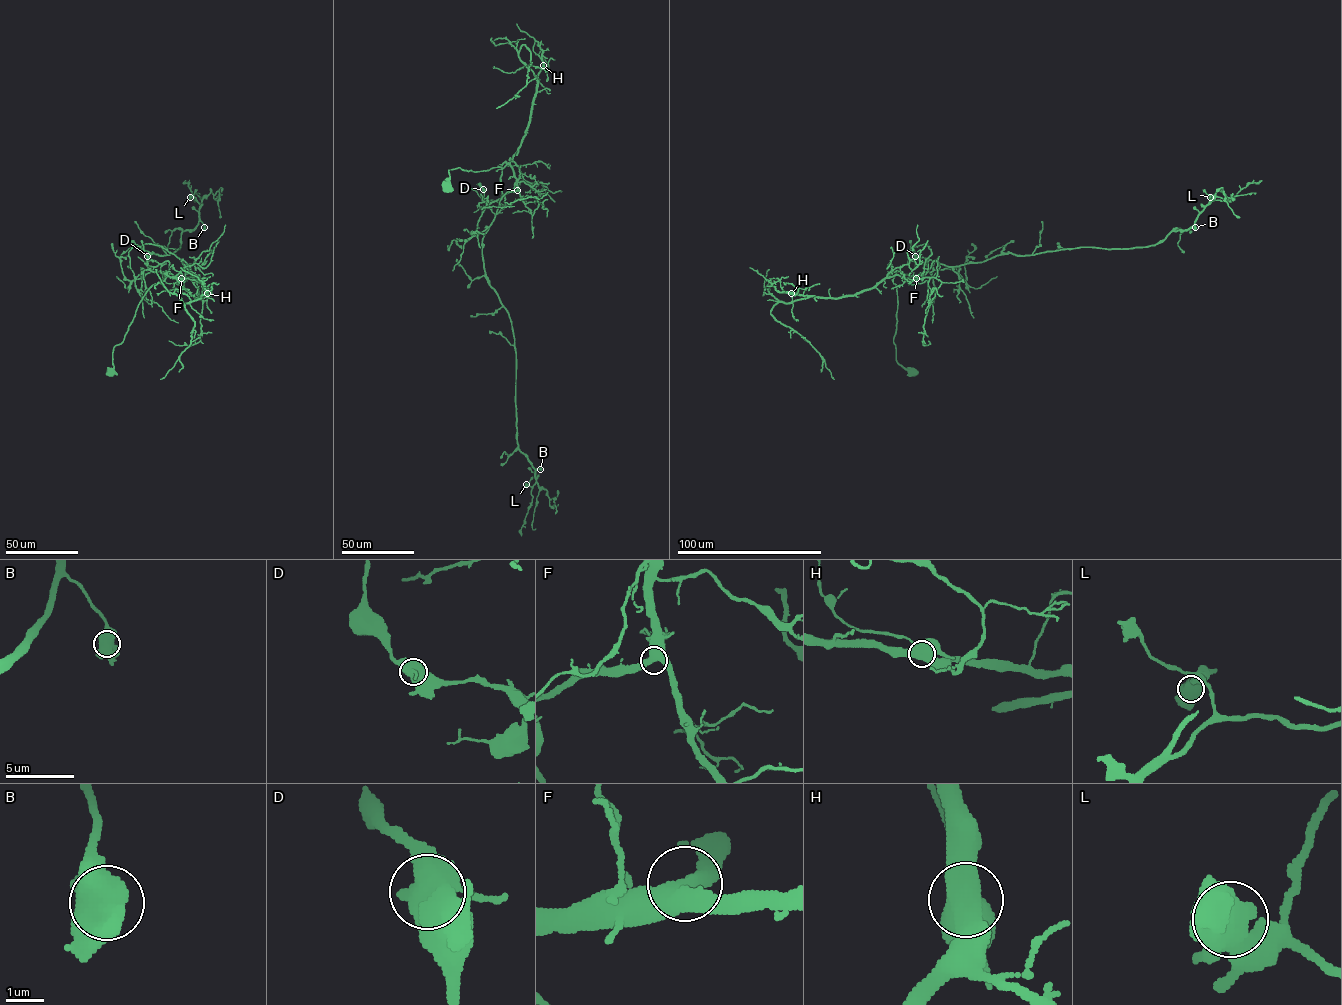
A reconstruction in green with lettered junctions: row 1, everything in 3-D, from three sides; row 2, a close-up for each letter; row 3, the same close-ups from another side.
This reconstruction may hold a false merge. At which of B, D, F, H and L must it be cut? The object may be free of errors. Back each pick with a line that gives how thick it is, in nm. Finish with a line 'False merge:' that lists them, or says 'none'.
H: 650 nm
False merge: H

